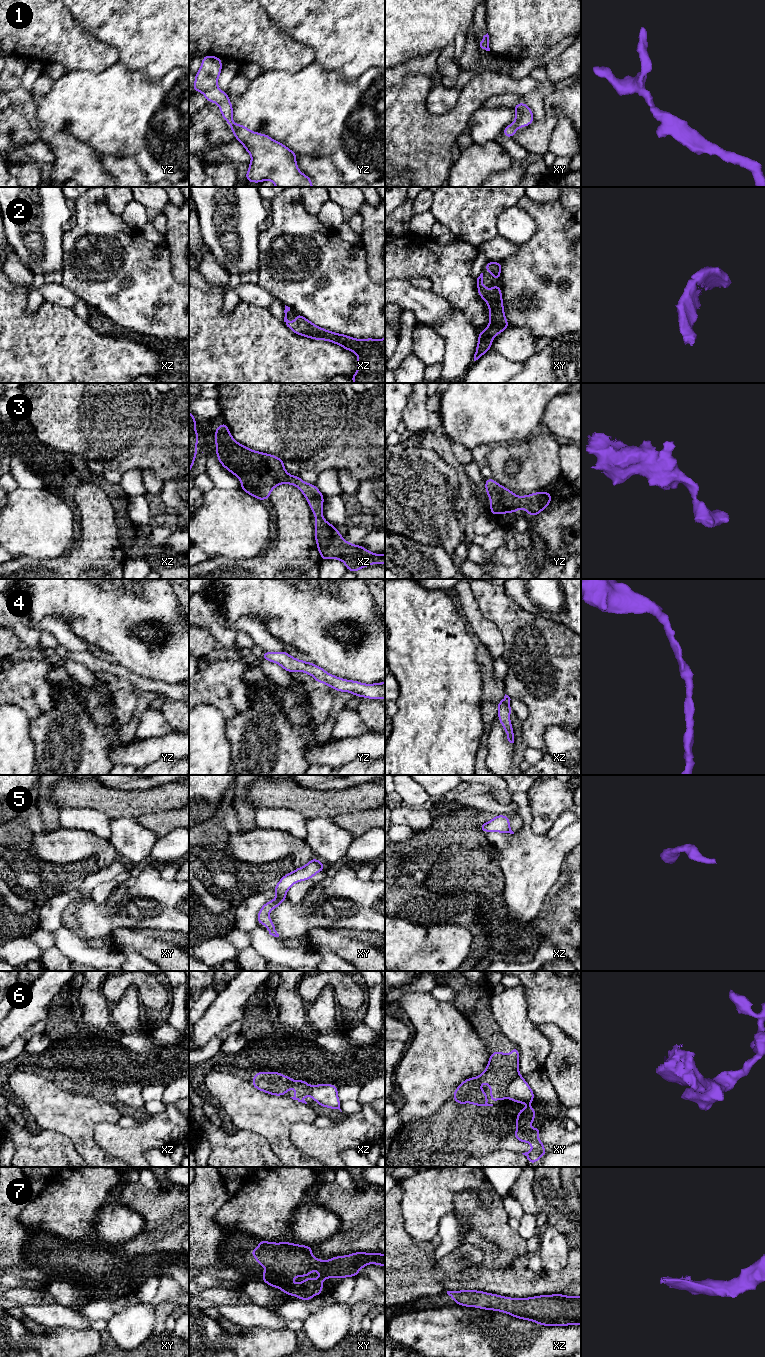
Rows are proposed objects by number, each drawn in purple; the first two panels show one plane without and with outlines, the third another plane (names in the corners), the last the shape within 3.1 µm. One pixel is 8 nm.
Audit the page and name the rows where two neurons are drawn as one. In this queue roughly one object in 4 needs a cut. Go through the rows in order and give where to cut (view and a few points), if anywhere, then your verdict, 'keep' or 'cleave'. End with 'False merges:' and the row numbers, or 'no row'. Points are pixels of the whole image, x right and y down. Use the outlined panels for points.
1: cut none; keep
2: cut none; keep
3: cut none; keep
4: cut none; keep
5: cut none; keep
6: cut xy (519, 1075), (509, 1084), (507, 1097); cleave
7: cut none; keep
False merges: 6

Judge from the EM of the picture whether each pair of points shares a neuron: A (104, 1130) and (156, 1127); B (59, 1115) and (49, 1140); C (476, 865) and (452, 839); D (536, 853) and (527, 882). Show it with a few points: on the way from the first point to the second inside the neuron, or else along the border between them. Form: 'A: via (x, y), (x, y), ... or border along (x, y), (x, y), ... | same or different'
A: via (117, 1135), (143, 1135) | same
B: border along (41, 1128), (55, 1130), (65, 1135), (72, 1143) | different
C: via (470, 859), (456, 845) | same
D: via (535, 860), (531, 864), (529, 875) | same

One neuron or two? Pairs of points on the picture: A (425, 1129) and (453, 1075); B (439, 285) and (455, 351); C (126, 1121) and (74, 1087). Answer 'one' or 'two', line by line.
A: two
B: two
C: two

